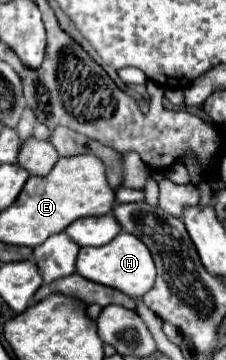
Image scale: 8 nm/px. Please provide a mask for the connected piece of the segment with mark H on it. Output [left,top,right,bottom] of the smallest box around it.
[77,231,155,301]

